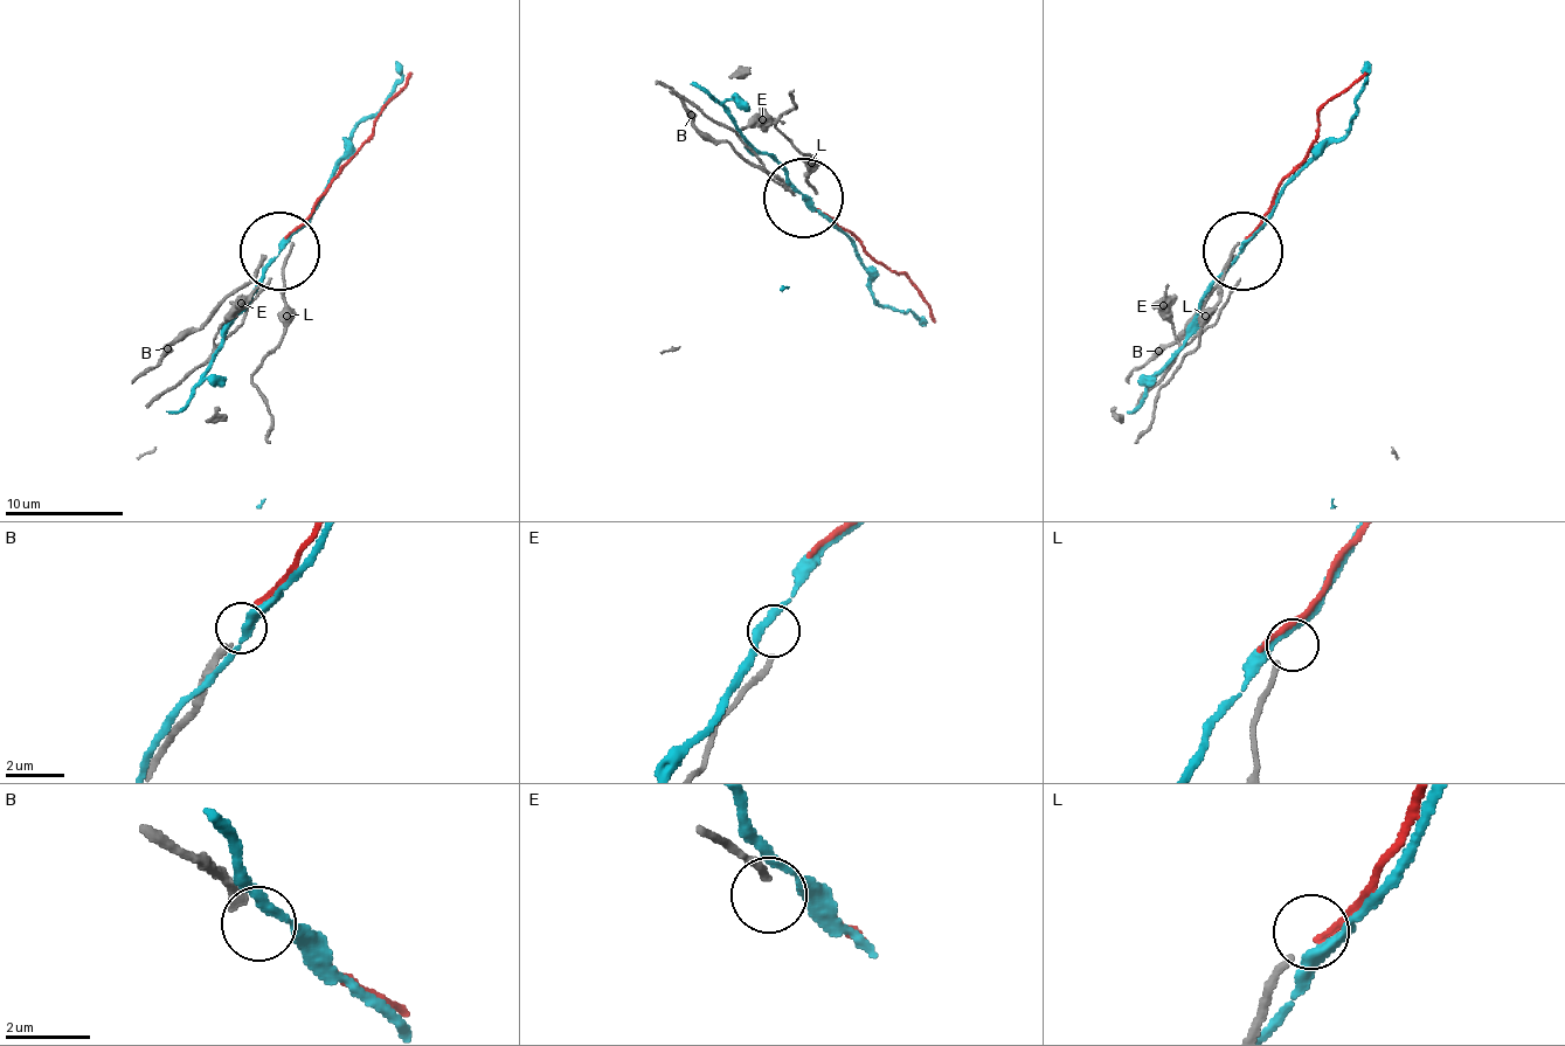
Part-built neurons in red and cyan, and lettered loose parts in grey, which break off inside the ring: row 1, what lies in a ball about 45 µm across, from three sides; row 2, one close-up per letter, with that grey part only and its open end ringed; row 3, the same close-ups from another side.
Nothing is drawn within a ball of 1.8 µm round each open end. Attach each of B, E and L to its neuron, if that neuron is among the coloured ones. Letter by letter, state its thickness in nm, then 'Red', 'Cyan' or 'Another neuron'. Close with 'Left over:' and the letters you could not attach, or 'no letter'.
B: Thickness 280 nm. Another neuron
E: Thickness 160 nm. Another neuron
L: Thickness 180 nm. Another neuron
Left over: B, E, L

